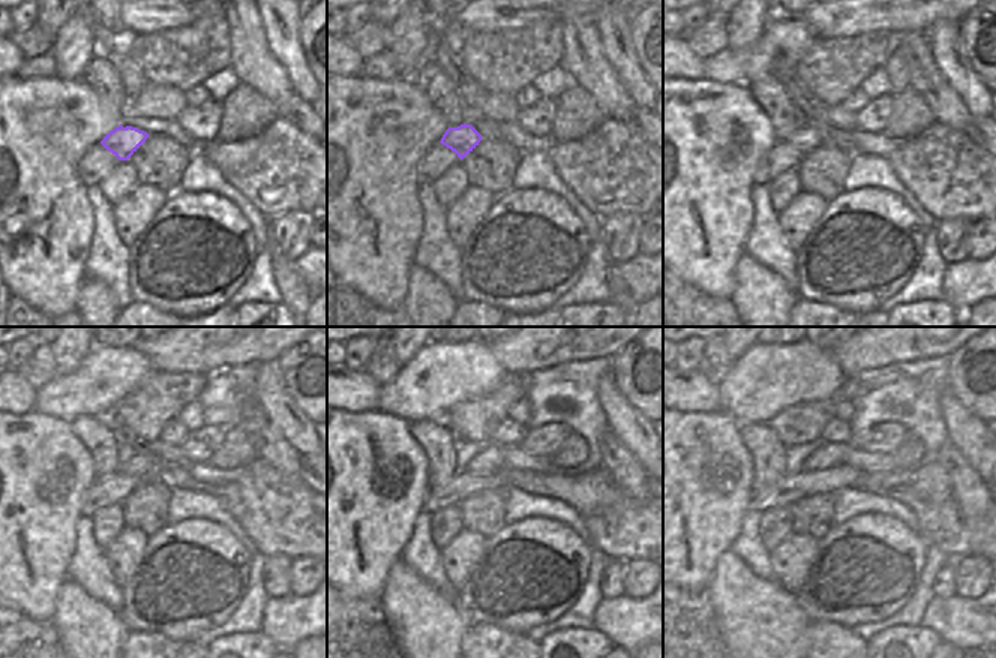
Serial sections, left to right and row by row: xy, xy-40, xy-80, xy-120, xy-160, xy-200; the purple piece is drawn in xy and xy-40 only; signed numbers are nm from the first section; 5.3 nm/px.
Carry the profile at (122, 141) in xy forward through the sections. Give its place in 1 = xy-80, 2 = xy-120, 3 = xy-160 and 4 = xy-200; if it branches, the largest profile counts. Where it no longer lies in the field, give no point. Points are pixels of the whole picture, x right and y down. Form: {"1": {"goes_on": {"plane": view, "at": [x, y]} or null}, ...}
{"1": {"goes_on": {"plane": "xy-80", "at": [806, 138]}}, "2": {"goes_on": {"plane": "xy-120", "at": [141, 466]}}, "3": {"goes_on": {"plane": "xy-160", "at": [491, 459]}}, "4": {"goes_on": {"plane": "xy-200", "at": [828, 456]}}}

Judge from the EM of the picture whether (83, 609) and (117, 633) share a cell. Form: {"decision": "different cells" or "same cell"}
{"decision": "same cell"}

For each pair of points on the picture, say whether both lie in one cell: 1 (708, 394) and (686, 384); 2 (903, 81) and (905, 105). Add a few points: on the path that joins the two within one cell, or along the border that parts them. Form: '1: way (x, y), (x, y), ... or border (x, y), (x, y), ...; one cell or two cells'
1: way (702, 394), (696, 394), (692, 390); one cell
2: border (909, 87), (893, 95); two cells

